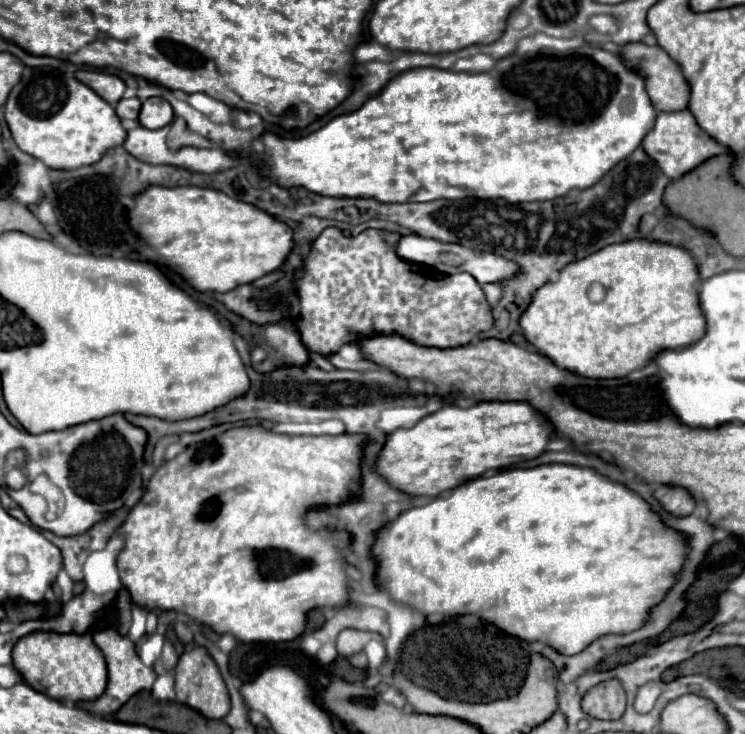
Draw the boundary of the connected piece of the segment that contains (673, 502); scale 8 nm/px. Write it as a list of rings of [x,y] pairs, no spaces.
[[[655,484],[655,498],[661,500],[663,508],[673,512],[675,516],[687,516],[695,510],[693,494],[683,486],[669,486],[669,484]]]

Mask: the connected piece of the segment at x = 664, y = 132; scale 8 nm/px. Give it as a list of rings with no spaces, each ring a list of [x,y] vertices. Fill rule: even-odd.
[[[691,110],[659,112],[655,128],[643,140],[643,148],[661,166],[661,170],[671,180],[679,180],[683,174],[697,168],[697,164],[703,164],[705,160],[729,150],[729,148],[725,148],[723,144],[719,144],[717,140],[713,140],[707,132],[703,132],[699,128],[699,124],[697,124],[695,116],[691,114]]]

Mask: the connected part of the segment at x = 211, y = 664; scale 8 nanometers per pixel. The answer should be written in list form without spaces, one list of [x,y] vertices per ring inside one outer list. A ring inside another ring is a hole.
[[[193,646],[189,652],[185,652],[179,658],[179,664],[175,668],[175,690],[177,690],[177,702],[183,702],[183,704],[199,710],[207,718],[225,718],[227,712],[231,710],[225,680],[219,672],[215,660],[203,646]]]

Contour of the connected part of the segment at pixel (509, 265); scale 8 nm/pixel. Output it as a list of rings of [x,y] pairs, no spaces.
[[[409,234],[403,236],[399,246],[397,246],[397,254],[403,260],[409,262],[419,262],[419,264],[427,264],[431,268],[437,268],[443,274],[457,274],[457,272],[469,272],[479,284],[487,284],[487,282],[501,282],[501,280],[509,280],[509,276],[517,276],[517,264],[513,264],[513,260],[505,260],[503,256],[495,256],[491,252],[479,252],[479,250],[471,250],[465,248],[461,244],[445,244],[439,240],[431,240],[431,238],[421,238],[417,234]]]

